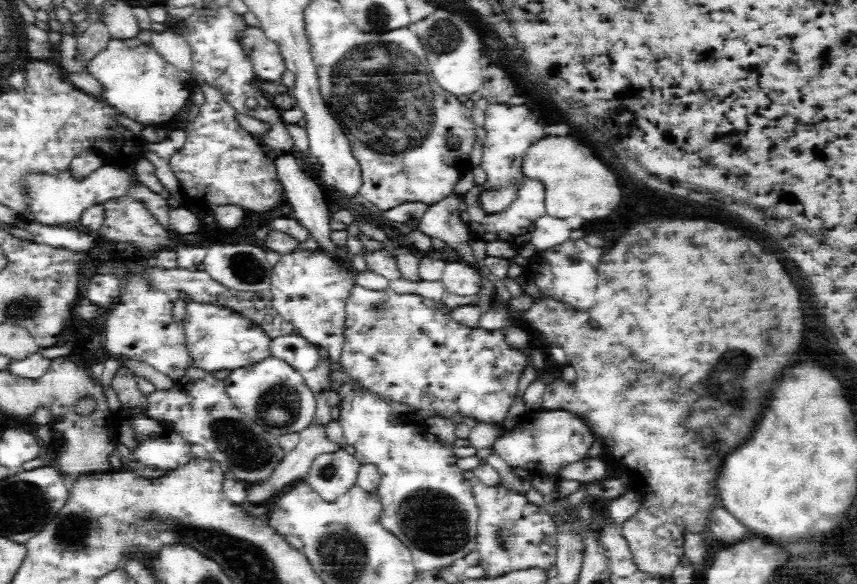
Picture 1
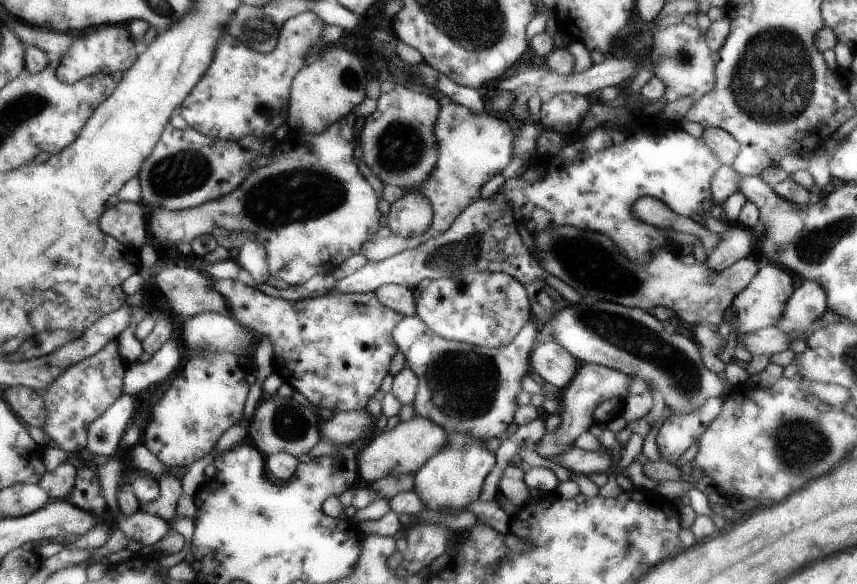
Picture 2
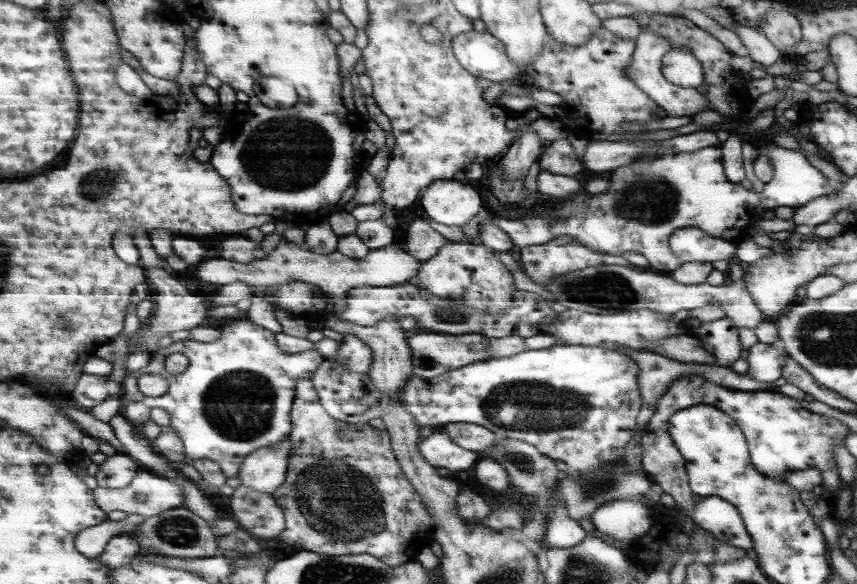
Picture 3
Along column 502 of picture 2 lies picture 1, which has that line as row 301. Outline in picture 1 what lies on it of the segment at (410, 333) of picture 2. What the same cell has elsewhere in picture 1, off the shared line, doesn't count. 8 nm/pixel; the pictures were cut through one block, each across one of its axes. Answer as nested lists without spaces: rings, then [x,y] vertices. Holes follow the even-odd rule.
[[[354,286],[350,298],[346,300],[346,328],[344,328],[344,348],[342,354],[338,356],[338,362],[342,366],[342,372],[348,376],[348,380],[356,380],[360,382],[366,390],[370,390],[372,394],[378,394],[382,400],[386,400],[392,406],[406,406],[410,410],[414,410],[414,414],[418,414],[420,418],[428,420],[428,418],[444,418],[450,420],[450,416],[460,414],[462,418],[474,418],[478,420],[478,424],[492,424],[492,426],[500,426],[510,410],[510,406],[514,404],[514,400],[518,400],[520,394],[520,378],[524,374],[524,370],[530,366],[530,350],[514,350],[510,344],[506,344],[506,334],[502,330],[484,330],[484,328],[468,328],[462,326],[460,322],[456,322],[450,312],[442,312],[440,302],[430,300],[430,298],[422,298],[420,294],[396,294],[390,286],[382,288],[382,290],[368,290],[362,286]]]

